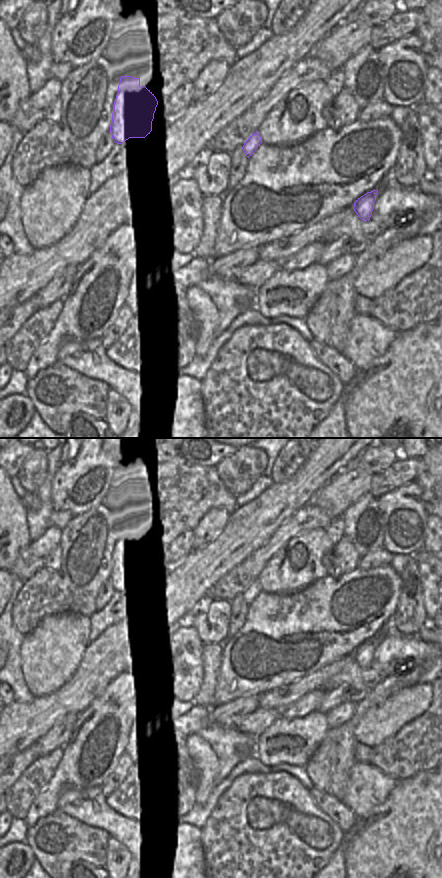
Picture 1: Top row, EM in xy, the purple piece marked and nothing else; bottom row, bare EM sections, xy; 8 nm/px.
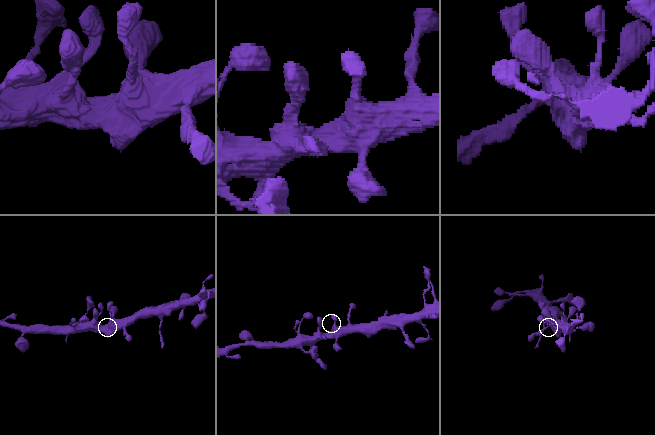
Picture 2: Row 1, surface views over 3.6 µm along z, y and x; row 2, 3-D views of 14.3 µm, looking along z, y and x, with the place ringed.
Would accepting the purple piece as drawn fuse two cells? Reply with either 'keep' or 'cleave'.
keep

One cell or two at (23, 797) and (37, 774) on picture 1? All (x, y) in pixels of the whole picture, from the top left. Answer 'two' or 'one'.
one

